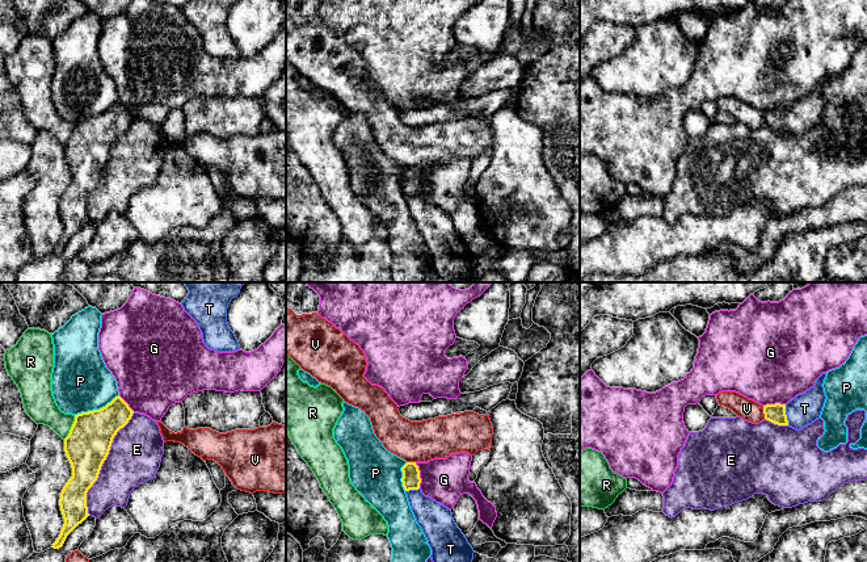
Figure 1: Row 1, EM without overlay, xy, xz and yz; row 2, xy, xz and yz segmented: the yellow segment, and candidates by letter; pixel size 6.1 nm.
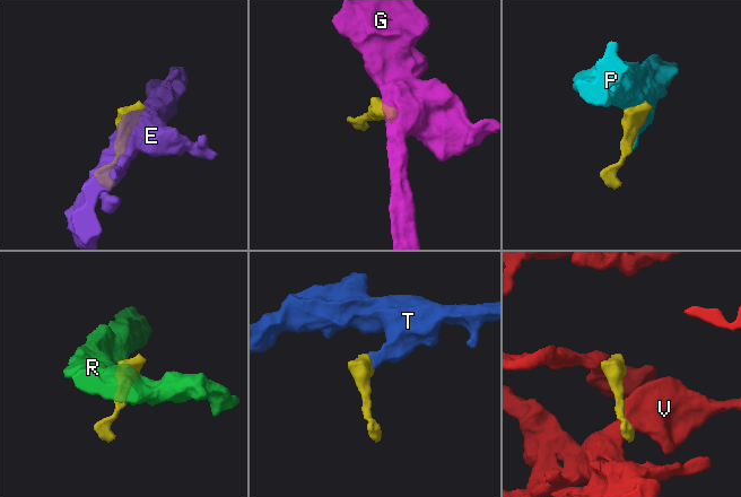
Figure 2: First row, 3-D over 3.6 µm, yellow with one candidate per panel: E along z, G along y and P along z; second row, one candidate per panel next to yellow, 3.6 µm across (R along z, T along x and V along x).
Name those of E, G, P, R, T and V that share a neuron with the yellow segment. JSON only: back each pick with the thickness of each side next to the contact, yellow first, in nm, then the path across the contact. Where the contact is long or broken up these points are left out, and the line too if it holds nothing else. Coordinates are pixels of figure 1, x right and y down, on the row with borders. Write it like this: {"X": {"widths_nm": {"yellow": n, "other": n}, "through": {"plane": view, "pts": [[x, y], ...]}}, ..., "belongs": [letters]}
{"T": {"widths_nm": {"yellow": 120, "other": 190}, "through": {"plane": "yz", "pts": [[775, 414], [786, 415], [796, 414], [804, 409]]}}, "belongs": ["T"]}

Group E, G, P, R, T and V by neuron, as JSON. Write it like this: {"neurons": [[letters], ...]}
{"neurons": [["E"], ["G"], ["P"], ["R"], ["T"], ["V"]]}

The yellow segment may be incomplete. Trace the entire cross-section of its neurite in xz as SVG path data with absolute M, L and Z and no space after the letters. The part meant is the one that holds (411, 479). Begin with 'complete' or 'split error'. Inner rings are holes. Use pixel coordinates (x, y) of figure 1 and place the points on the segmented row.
split error | M407 462L401 471L403 487L416 521L432 549L432 561L472 562L475 551L456 527L451 511L421 492L420 470L416 462Z

